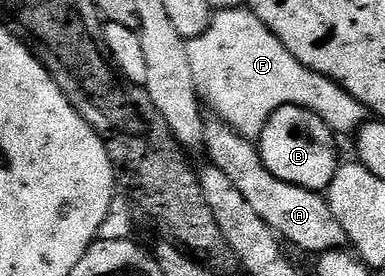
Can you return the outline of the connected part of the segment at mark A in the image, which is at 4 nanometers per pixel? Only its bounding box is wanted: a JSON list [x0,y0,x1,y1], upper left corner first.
[203,116,345,256]

